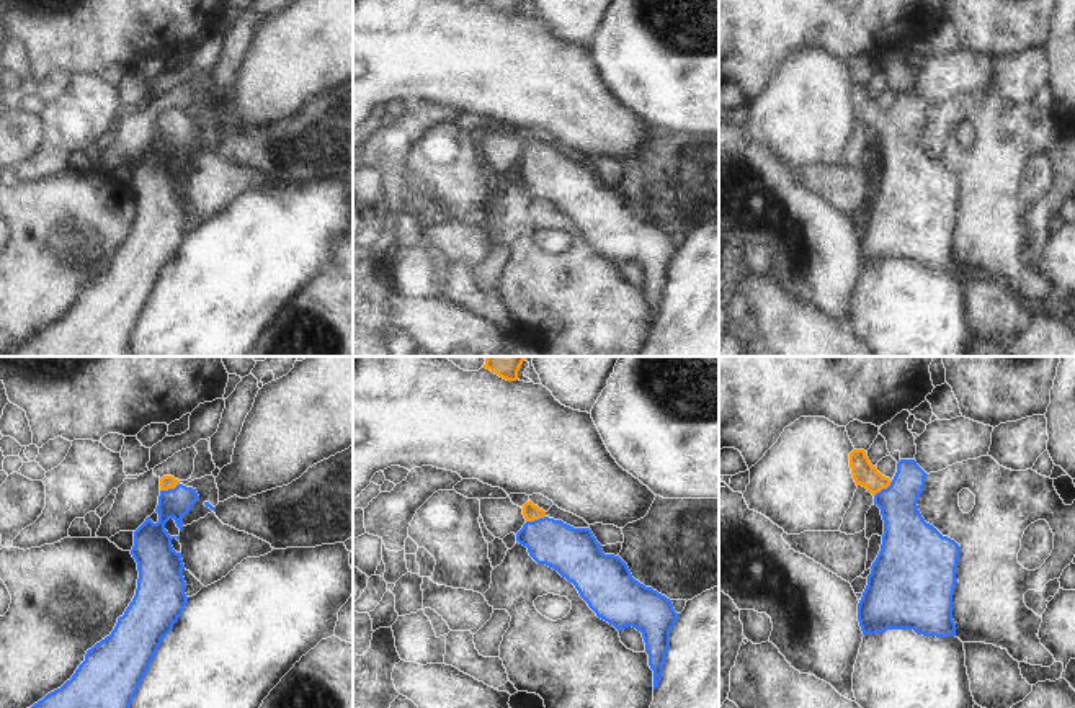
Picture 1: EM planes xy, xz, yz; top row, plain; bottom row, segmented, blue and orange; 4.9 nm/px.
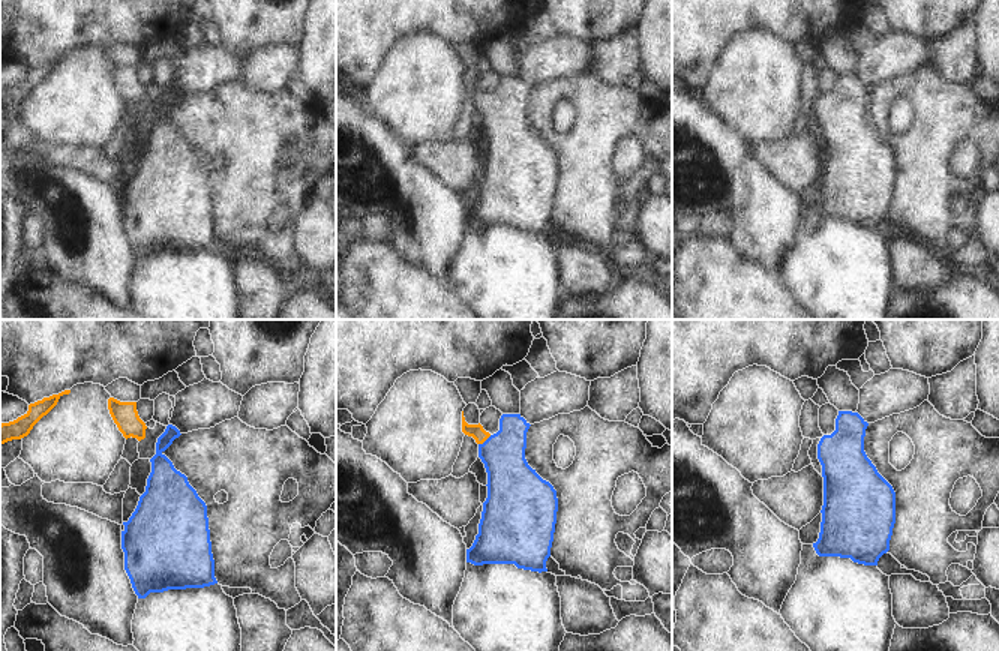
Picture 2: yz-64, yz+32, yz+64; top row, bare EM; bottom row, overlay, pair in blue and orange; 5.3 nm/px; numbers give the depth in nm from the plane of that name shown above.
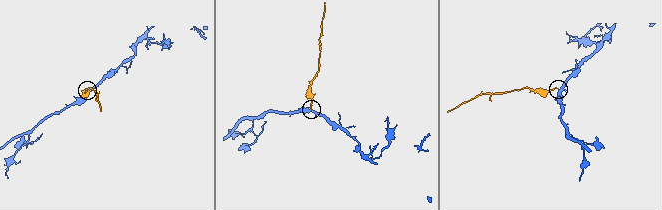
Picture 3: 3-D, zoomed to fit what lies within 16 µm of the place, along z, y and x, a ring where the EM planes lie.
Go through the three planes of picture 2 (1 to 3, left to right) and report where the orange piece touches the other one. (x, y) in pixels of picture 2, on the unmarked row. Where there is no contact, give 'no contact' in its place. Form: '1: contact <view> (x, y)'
1: no contact
2: contact yz+32 (486, 104)
3: no contact

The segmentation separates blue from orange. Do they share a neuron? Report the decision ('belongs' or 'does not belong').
belongs

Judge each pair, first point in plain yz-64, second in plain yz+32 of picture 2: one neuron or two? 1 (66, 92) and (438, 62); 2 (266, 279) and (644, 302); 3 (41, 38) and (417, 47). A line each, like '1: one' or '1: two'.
1: one
2: two
3: two

